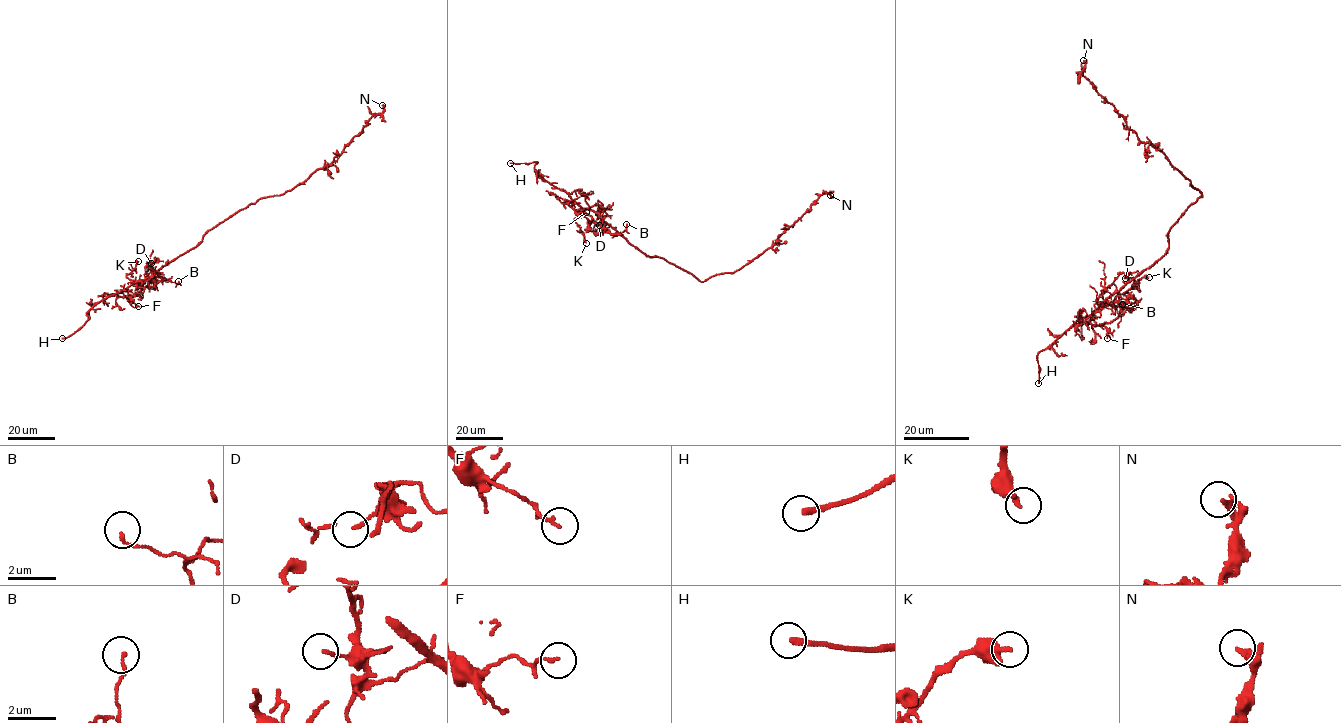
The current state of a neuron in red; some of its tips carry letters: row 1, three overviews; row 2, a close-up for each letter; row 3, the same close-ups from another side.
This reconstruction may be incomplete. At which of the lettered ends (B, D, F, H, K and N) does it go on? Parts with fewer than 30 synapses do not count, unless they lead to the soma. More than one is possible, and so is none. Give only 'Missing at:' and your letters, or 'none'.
Missing at: H

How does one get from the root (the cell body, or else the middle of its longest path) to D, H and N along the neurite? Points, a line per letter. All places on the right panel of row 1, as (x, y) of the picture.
D: (1178, 220), (1167, 234), (1167, 251), (1099, 305), (1097, 303), (1099, 296), (1120, 274), (1123, 272), (1125, 278)
H: (1178, 220), (1167, 234), (1169, 248), (1158, 260), (1114, 291), (1095, 311), (1078, 319), (1037, 354), (1038, 383)
N: (1178, 220), (1202, 194), (1159, 150), (1150, 142), (1142, 142), (1127, 127), (1116, 109), (1081, 73), (1083, 60)

